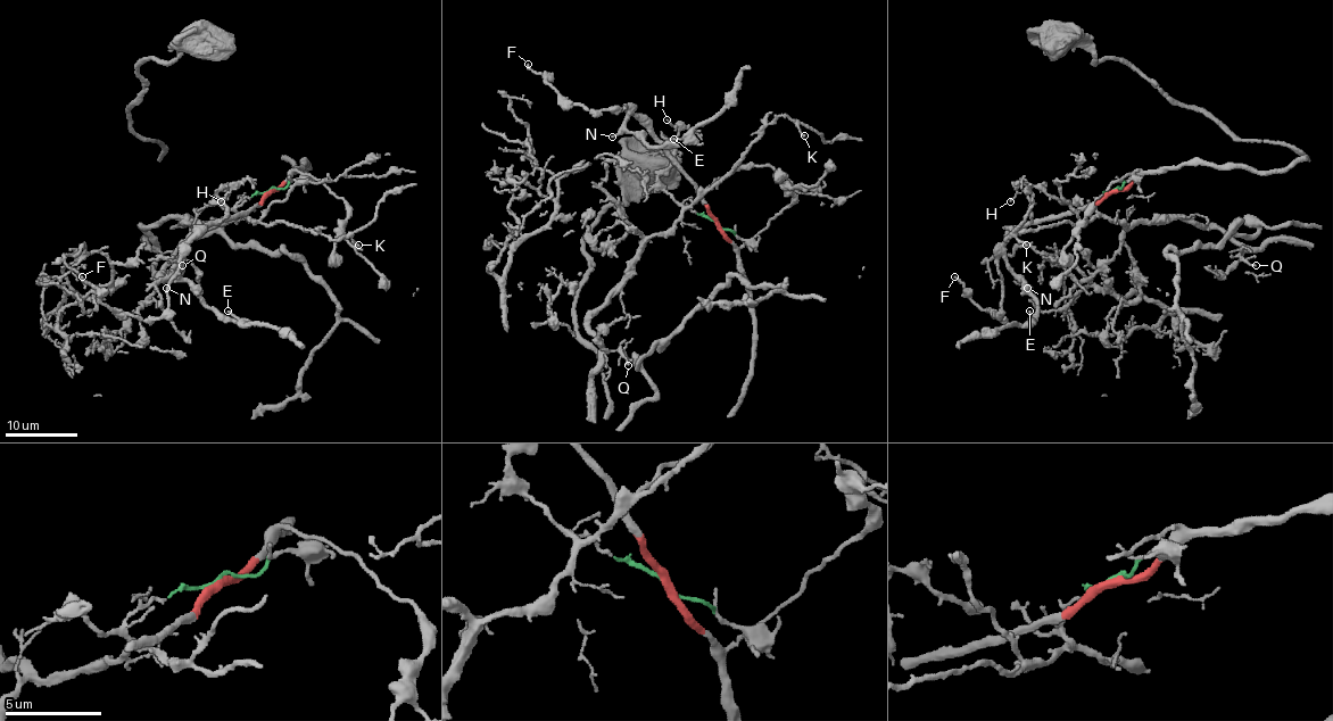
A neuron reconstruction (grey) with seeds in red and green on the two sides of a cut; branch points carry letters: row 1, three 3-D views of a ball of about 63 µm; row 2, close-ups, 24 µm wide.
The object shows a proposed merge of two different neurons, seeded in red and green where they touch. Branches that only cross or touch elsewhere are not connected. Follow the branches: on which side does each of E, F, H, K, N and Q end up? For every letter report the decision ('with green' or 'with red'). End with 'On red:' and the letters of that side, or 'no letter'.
E: with red
F: with red
H: with green
K: with green
N: with red
Q: with green
On red: E, F, N

